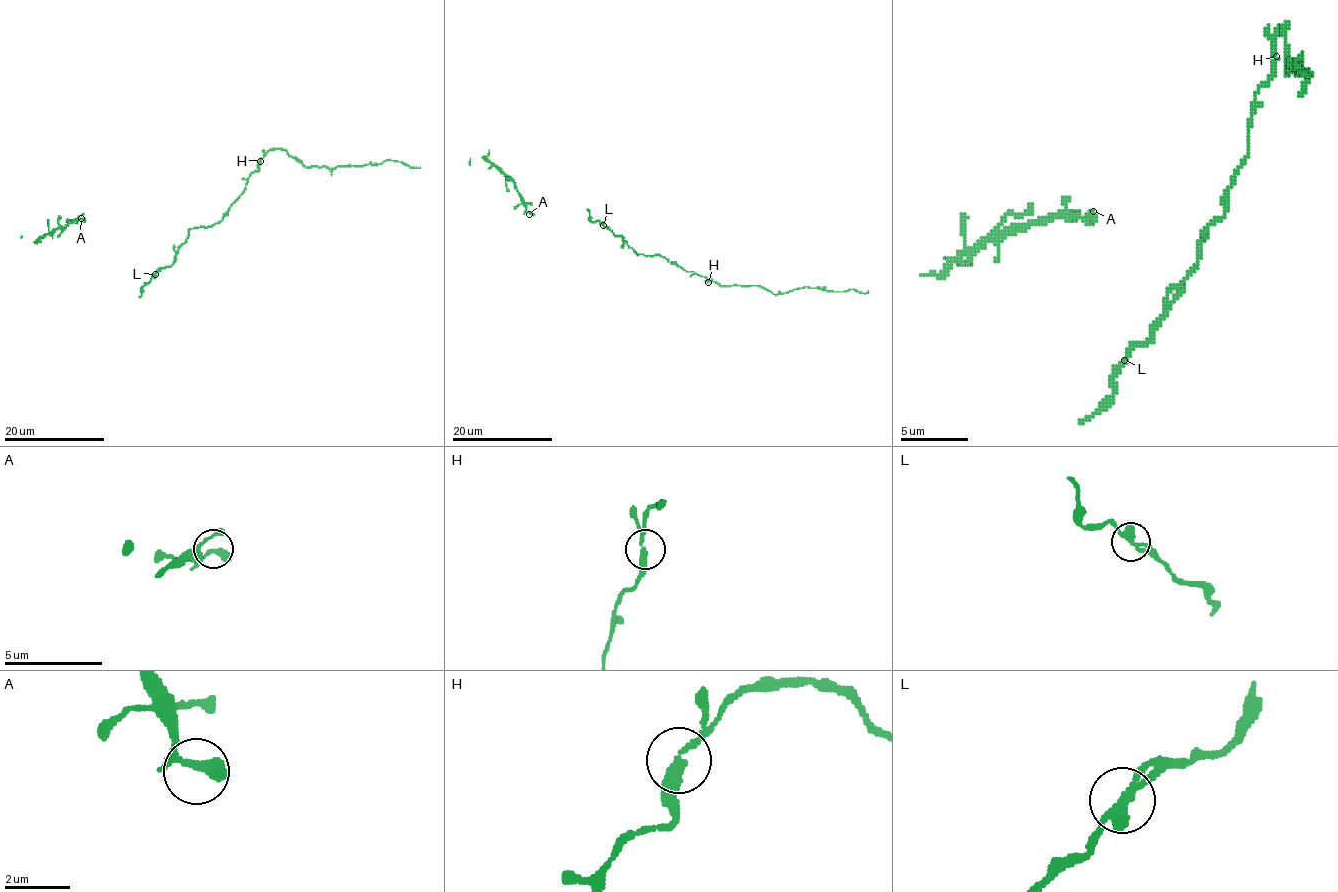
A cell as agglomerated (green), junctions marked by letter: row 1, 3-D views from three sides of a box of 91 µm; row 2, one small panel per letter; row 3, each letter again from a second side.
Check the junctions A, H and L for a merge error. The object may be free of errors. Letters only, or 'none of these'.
none of these

